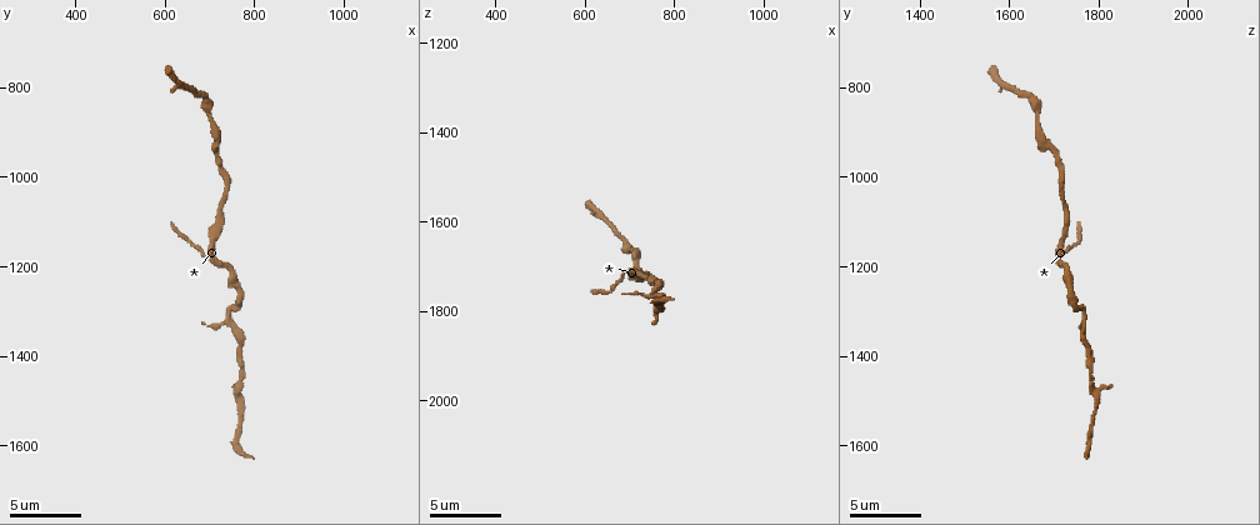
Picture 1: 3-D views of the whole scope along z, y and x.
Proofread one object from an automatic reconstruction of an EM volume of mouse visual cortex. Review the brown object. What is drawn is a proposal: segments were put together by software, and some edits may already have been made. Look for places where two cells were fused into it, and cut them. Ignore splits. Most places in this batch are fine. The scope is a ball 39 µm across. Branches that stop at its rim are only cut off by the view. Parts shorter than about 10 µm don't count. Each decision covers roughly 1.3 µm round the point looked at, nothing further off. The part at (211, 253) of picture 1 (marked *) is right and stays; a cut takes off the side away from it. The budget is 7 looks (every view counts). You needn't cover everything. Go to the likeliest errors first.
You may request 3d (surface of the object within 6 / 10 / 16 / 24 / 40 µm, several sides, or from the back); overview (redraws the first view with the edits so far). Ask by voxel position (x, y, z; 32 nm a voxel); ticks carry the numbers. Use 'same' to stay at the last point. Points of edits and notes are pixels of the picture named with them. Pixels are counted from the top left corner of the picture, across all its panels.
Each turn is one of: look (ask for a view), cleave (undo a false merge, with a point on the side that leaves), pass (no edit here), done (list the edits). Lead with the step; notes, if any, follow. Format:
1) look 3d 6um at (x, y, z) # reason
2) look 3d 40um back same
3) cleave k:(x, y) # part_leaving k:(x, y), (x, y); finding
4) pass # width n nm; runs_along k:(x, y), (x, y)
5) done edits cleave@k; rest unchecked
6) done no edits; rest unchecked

look 3d 10um at (770, 1445, 1780) # a narrow waist

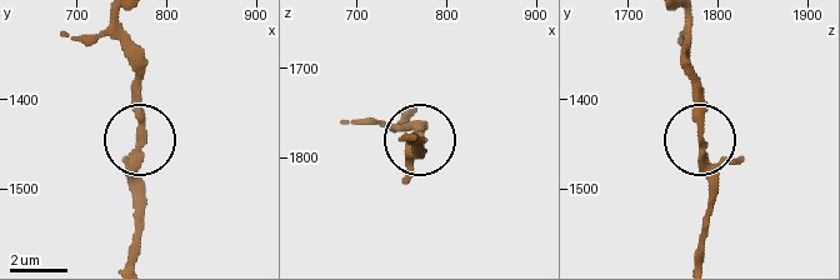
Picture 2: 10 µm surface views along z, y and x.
pass # runs_along 2:(116, 23), (138, 79), (138, 214); continuous, no second cell

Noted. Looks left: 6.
look 3d 6um at (700, 865, 1655) # thin neck

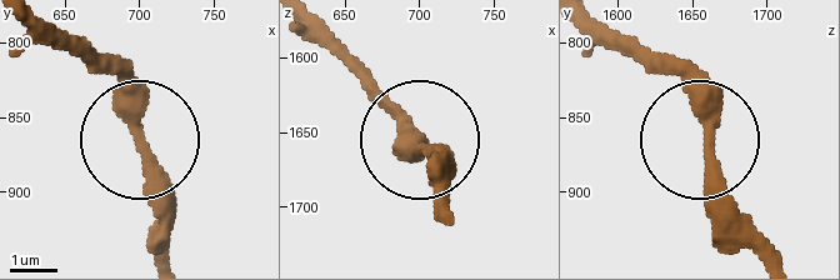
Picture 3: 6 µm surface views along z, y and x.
look 3d 6um back at (700, 864, 1662) # from behind

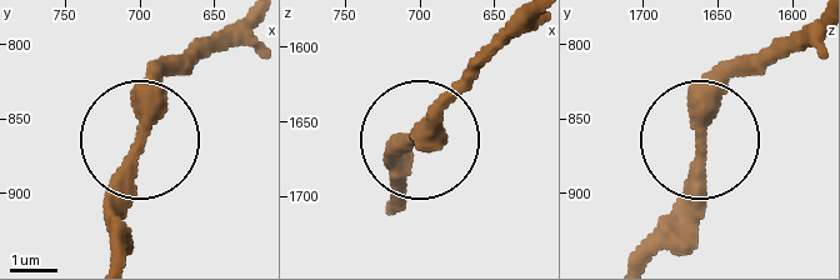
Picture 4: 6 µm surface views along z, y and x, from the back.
pass # all the same cell

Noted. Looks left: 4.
look 3d 16um at (755, 1290, 1750) # thick turns thin

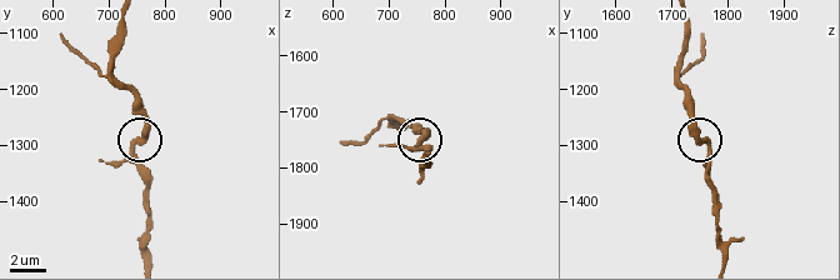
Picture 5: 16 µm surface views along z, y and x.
pass # runs_along 5:(113, 74), (131, 95), (143, 121), (134, 158), (143, 191); continuous, no second cell

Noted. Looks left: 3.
done no edits; rest unchecked

